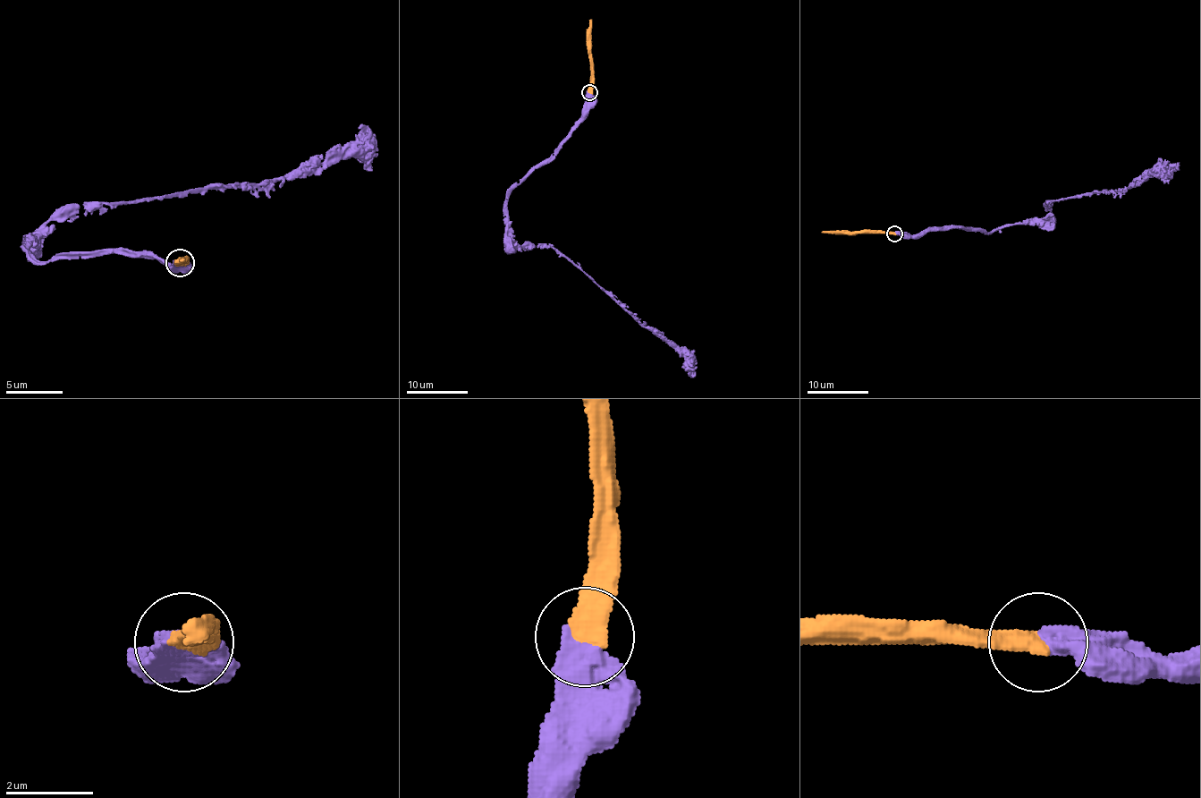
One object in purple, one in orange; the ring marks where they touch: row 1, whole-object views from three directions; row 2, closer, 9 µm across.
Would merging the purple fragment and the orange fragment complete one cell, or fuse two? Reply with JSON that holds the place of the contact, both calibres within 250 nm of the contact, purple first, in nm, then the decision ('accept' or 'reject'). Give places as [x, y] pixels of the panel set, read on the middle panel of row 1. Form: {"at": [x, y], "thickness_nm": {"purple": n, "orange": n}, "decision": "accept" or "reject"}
{"at": [589, 92], "thickness_nm": {"purple": 650, "orange": 550}, "decision": "accept"}

